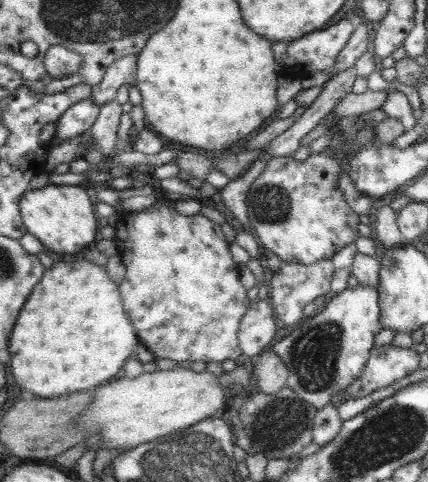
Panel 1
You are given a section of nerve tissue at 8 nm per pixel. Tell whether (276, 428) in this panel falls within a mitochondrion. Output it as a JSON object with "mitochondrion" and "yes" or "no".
{"mitochondrion":"yes"}

